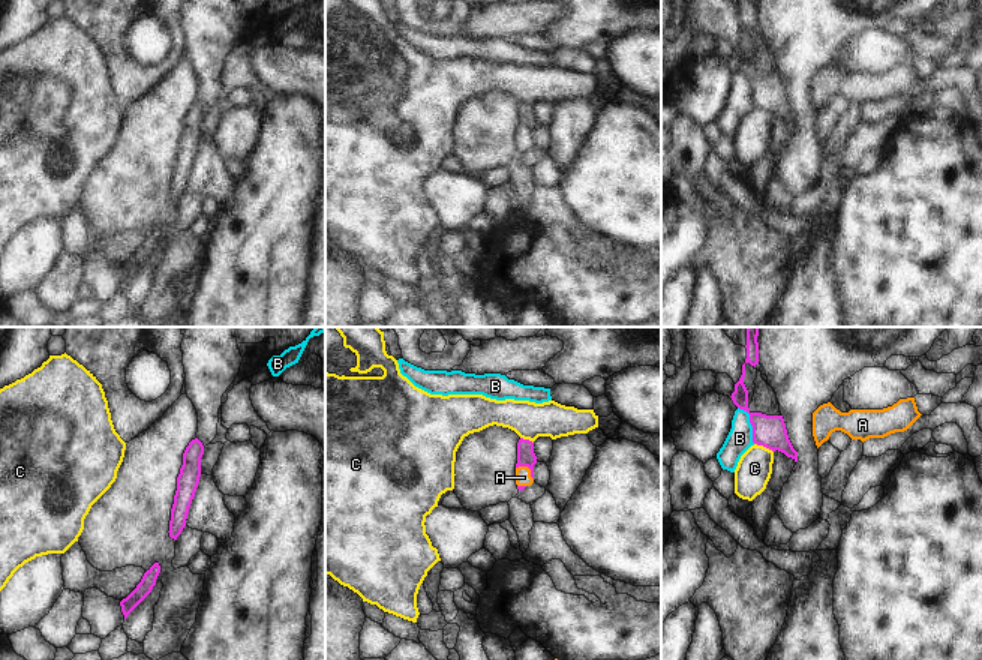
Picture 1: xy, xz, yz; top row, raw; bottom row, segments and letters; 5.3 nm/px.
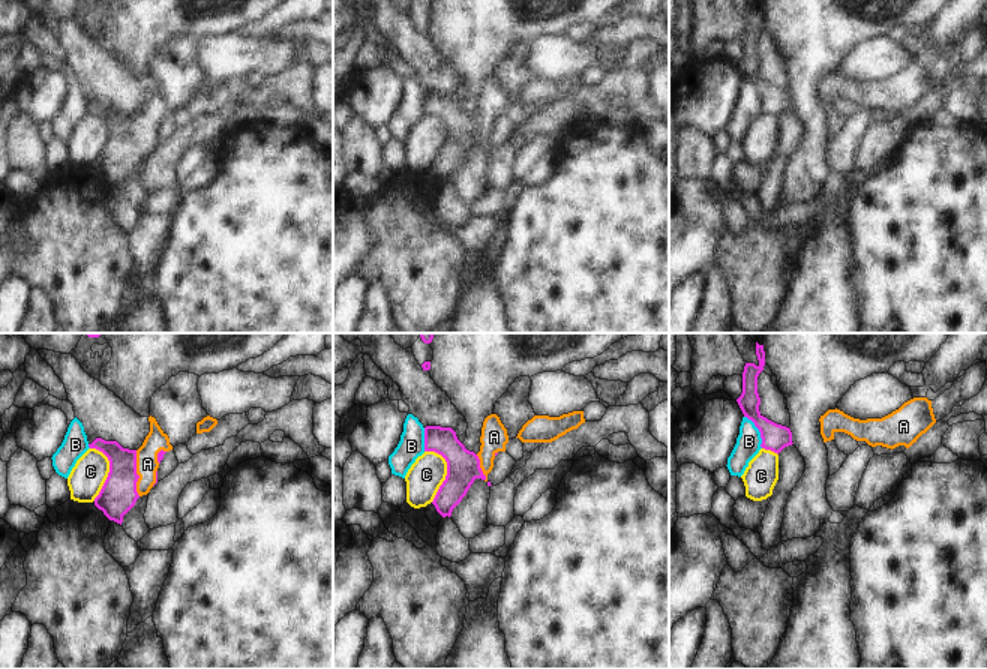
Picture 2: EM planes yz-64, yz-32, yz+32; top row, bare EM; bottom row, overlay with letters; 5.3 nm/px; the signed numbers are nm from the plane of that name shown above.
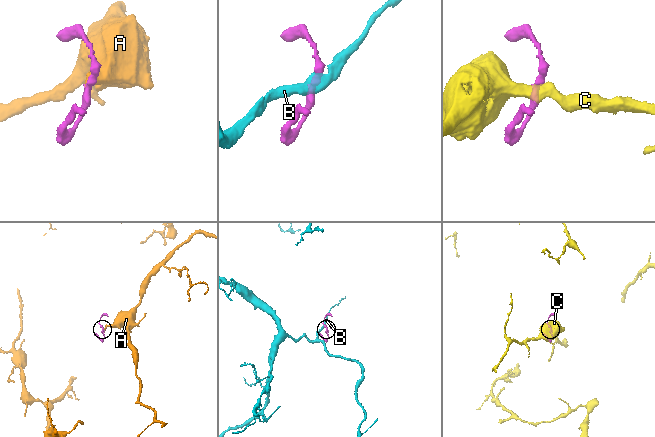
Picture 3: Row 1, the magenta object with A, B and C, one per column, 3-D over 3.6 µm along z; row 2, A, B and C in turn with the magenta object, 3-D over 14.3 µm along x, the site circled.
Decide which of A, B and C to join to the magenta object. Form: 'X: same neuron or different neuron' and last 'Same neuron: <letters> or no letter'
A: same neuron
B: different neuron
C: different neuron
Same neuron: A

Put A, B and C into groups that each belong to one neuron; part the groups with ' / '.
A / B / C

